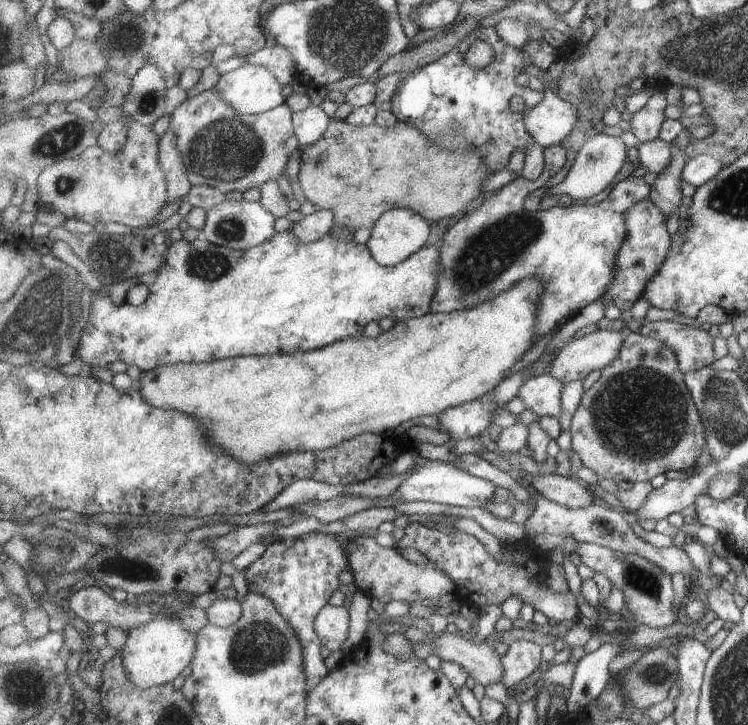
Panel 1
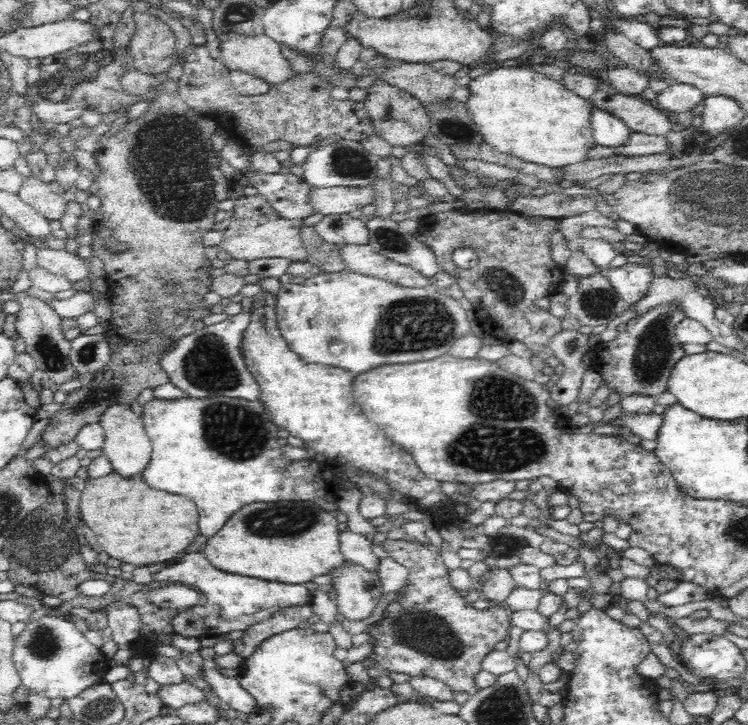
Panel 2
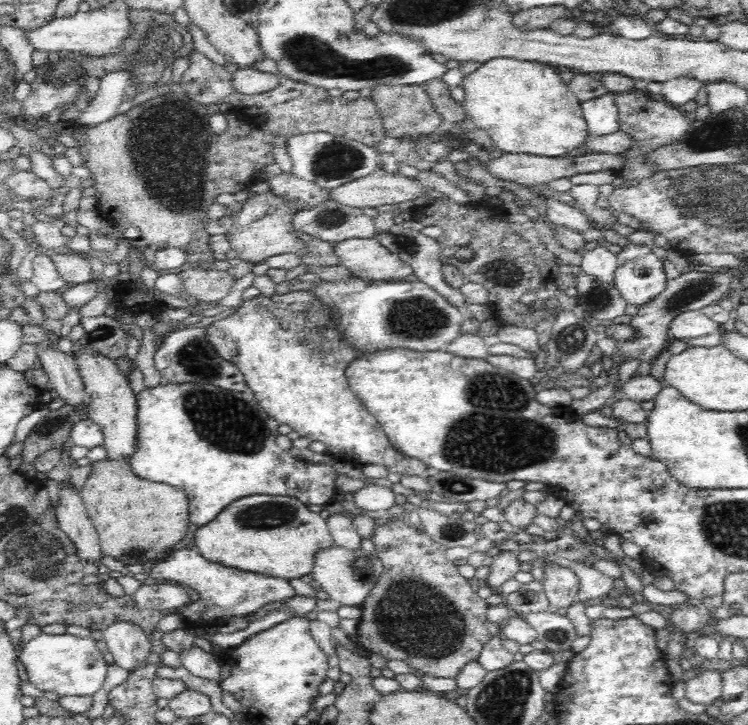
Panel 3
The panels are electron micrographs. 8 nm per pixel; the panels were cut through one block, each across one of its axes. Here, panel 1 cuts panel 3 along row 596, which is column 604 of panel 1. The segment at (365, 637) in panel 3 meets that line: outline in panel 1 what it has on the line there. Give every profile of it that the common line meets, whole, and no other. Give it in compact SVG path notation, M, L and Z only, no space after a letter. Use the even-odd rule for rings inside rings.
M640 332L629 334L622 346L620 355L611 362L610 365L607 365L601 370L600 378L584 391L581 403L572 416L569 430L571 434L571 448L578 454L583 466L596 472L599 480L611 480L615 484L619 484L619 482L623 482L623 480L632 483L649 482L649 480L653 480L655 476L665 474L665 472L669 472L669 470L683 473L683 470L687 470L687 468L691 468L691 466L696 468L701 452L703 452L708 445L704 418L702 417L700 408L692 397L692 392L689 390L686 382L686 374L681 370L675 352L673 352L673 349L669 348L666 344L663 344L654 338L643 336Z

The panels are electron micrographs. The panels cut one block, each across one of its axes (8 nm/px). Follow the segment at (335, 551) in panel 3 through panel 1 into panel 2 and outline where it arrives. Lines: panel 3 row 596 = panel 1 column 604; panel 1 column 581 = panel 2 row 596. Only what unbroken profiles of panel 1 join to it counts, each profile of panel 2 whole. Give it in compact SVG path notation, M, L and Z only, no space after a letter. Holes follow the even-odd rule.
M346 563L342 568L334 570L330 575L333 579L331 586L334 587L337 593L337 605L339 613L344 616L344 620L358 622L368 617L374 612L374 608L378 606L383 586L379 574L371 574L367 572L362 566L356 564Z

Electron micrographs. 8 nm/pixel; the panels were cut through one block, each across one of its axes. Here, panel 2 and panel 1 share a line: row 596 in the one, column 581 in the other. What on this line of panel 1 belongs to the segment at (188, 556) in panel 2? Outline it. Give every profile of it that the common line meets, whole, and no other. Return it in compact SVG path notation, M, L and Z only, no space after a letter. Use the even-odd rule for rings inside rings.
M562 144L544 149L543 172L536 181L519 178L503 186L480 201L474 211L459 217L445 232L438 234L438 243L442 256L442 267L437 285L437 292L430 302L431 313L462 313L480 304L492 301L505 293L512 286L537 277L544 283L539 310L537 311L535 332L536 340L541 340L549 332L555 331L575 316L580 310L599 301L608 292L614 281L616 258L626 238L627 225L625 215L634 204L650 198L650 186L643 177L625 177L611 190L606 199L594 206L551 207L544 211L527 211L525 198L543 188L549 178L559 174L565 166L565 147Z

